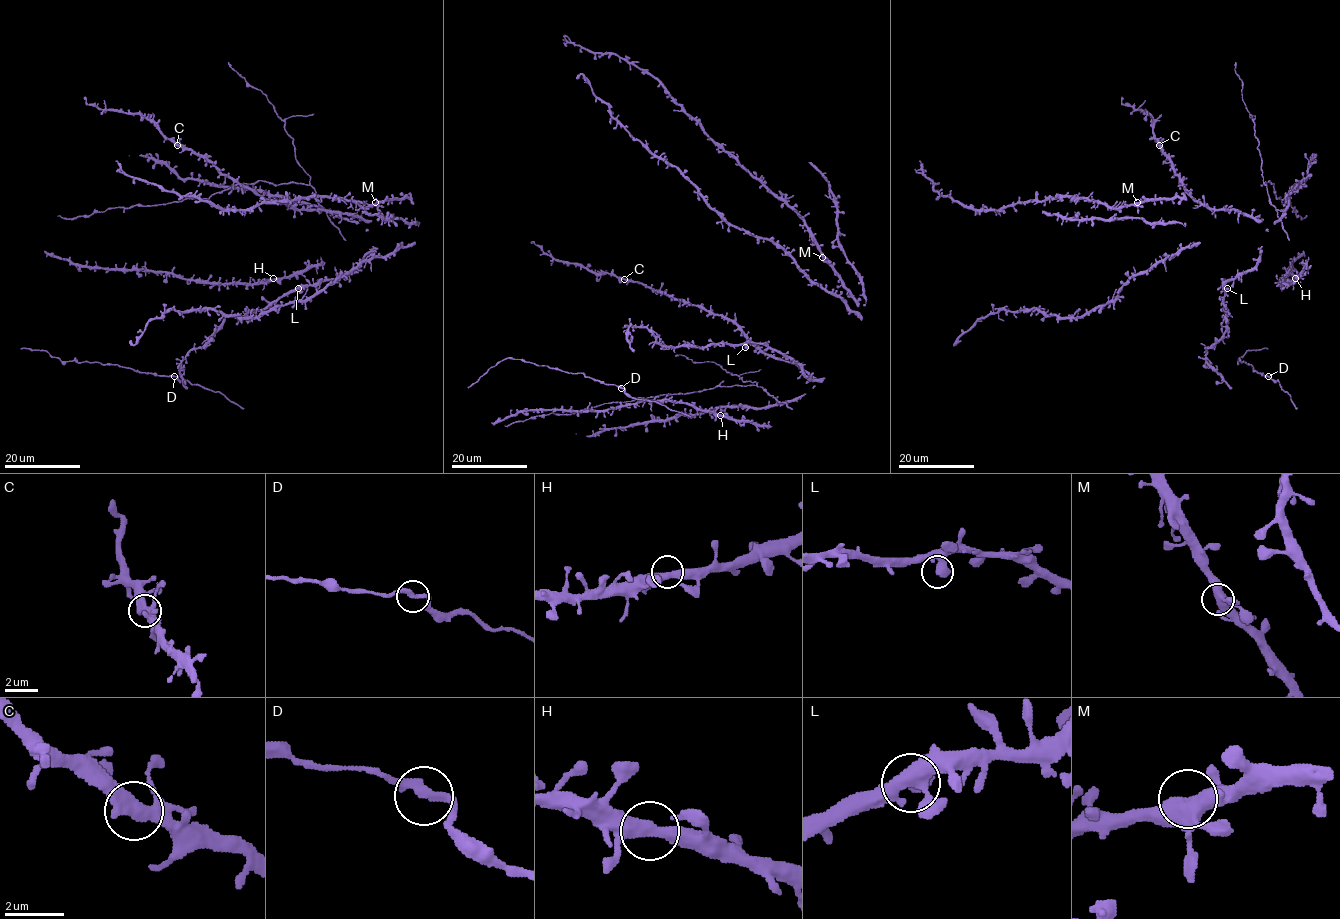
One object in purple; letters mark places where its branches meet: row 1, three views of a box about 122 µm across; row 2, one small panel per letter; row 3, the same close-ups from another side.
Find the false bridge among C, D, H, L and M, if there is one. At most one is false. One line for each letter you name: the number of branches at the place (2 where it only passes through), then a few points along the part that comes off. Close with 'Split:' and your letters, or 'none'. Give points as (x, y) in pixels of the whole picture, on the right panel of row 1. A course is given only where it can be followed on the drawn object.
Split: none

